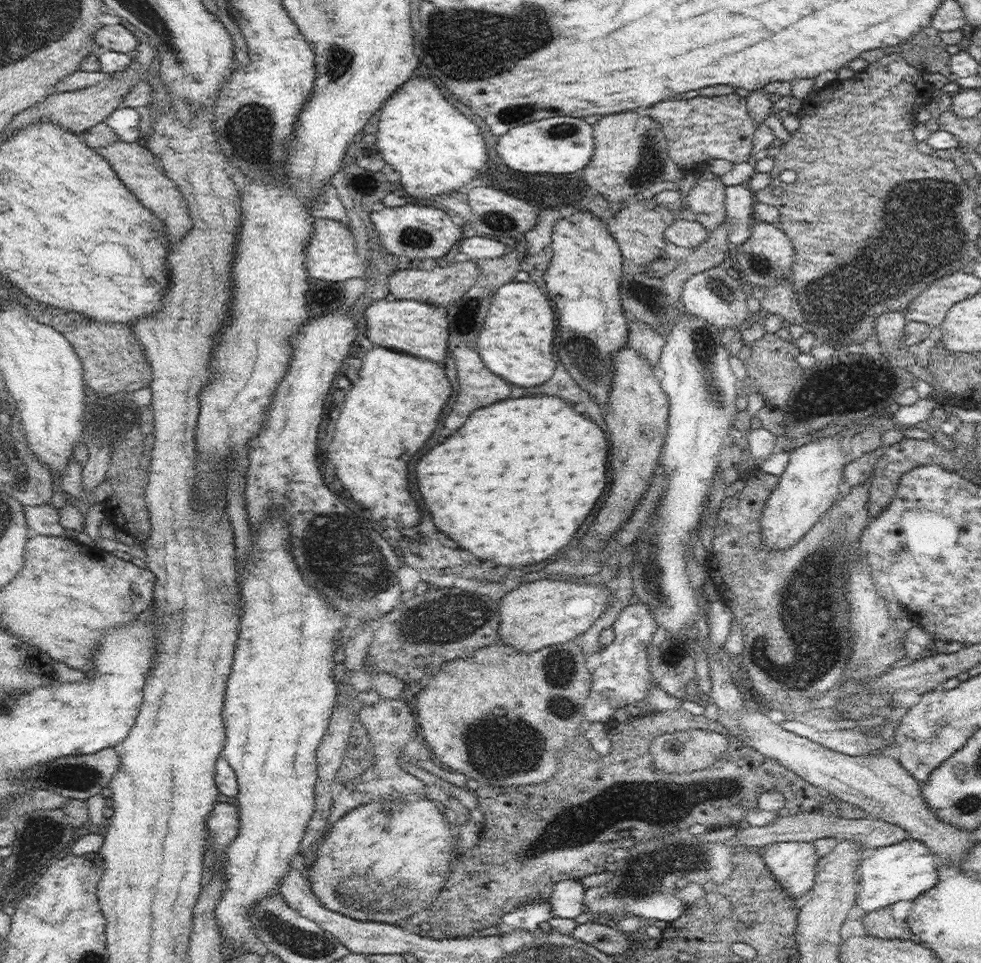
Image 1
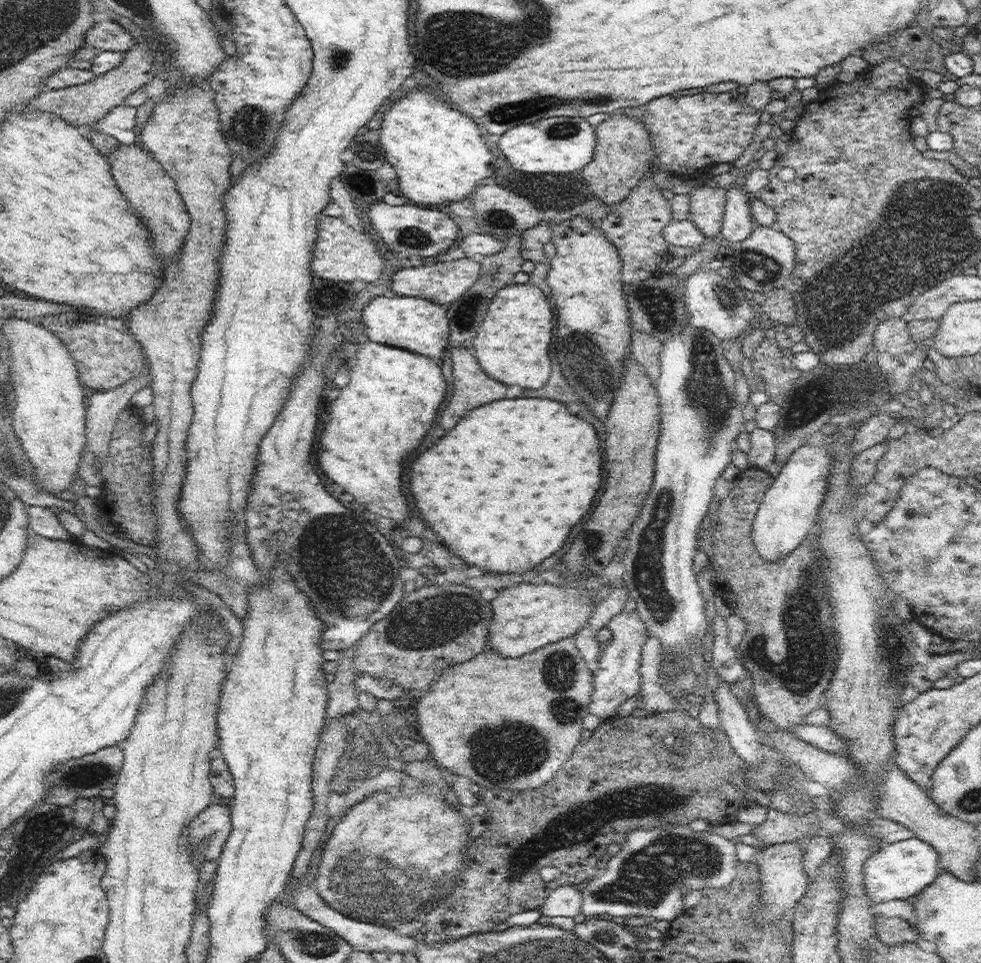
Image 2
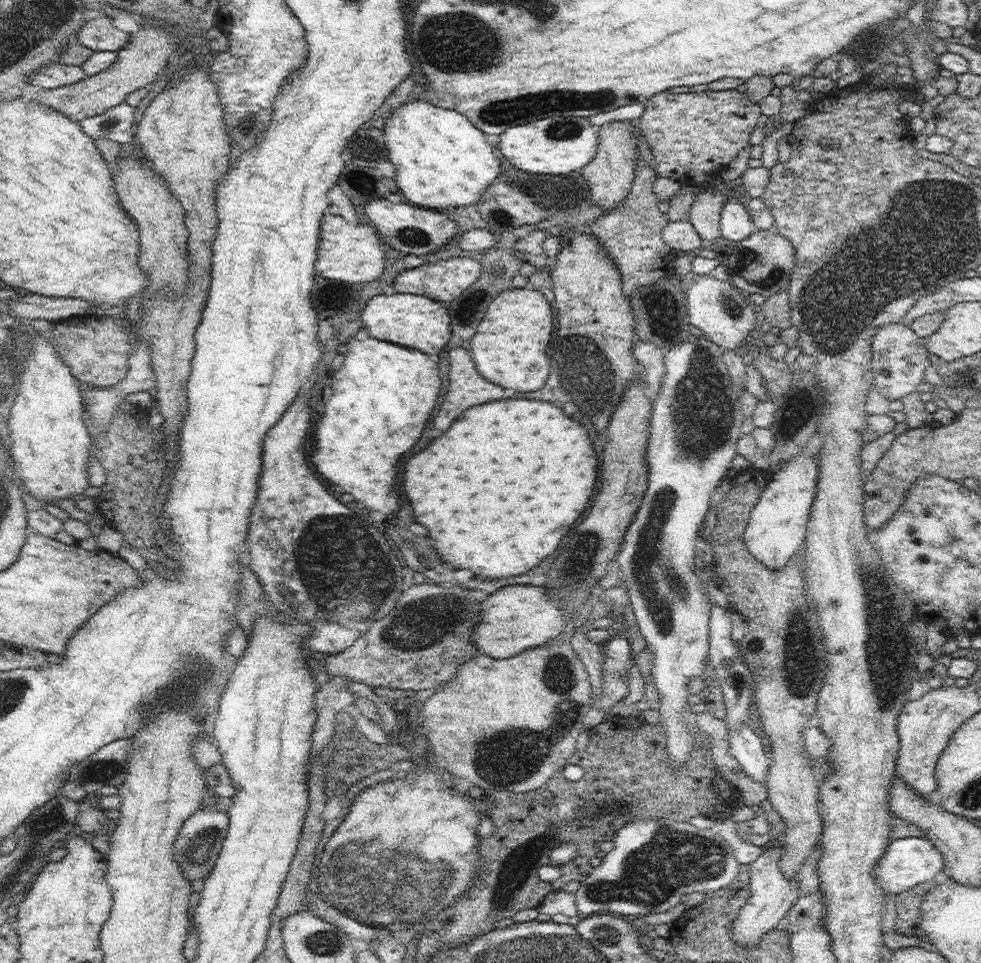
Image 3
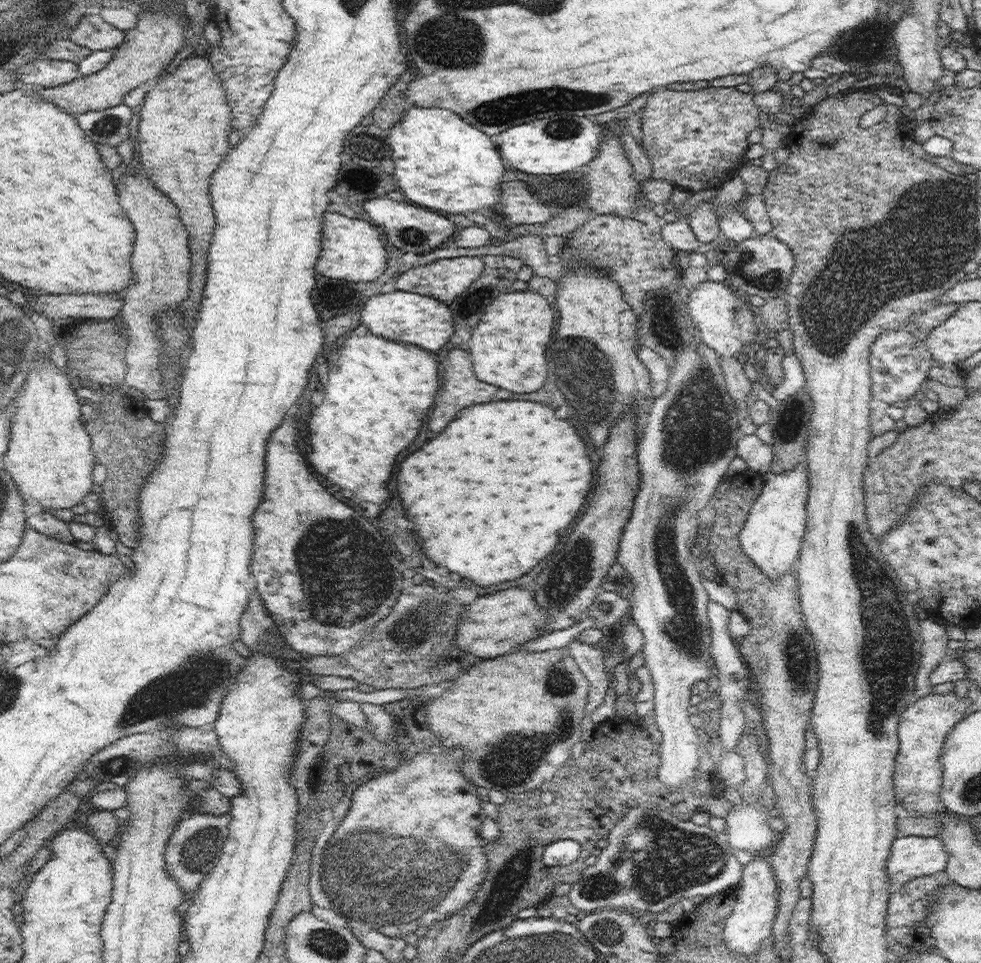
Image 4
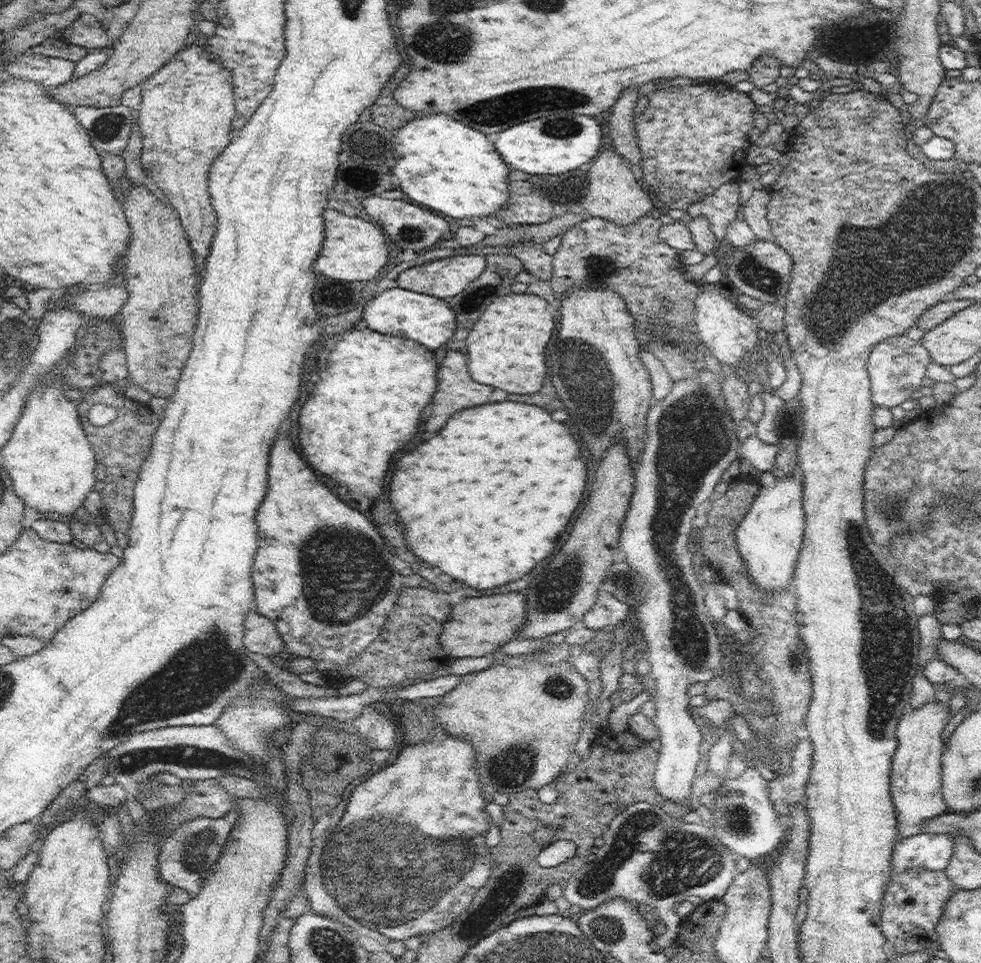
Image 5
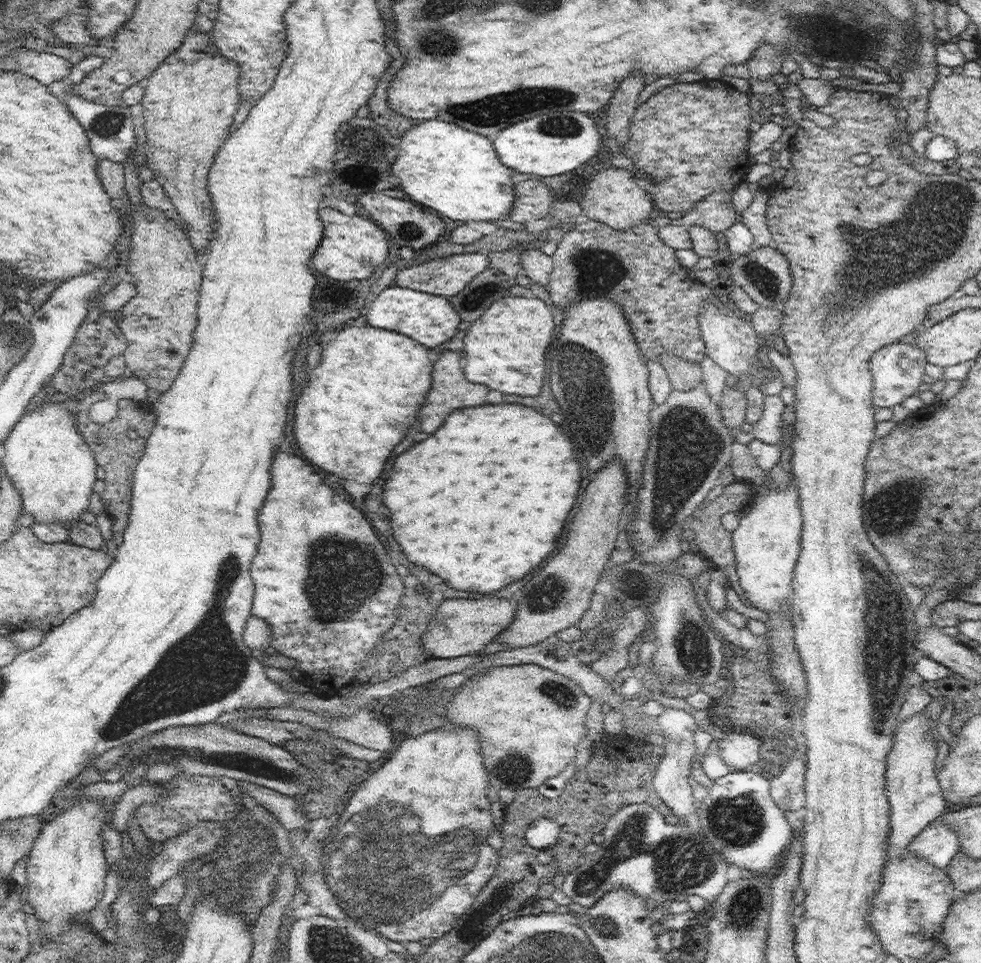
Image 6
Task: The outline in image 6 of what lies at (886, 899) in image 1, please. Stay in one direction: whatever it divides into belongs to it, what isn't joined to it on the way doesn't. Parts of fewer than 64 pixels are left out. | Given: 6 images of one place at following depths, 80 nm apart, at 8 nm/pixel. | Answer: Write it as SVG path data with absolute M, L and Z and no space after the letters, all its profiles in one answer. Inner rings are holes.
M949 805L938 819L929 824L909 844L909 852L936 868L948 867L960 850L960 841L954 829L941 822L942 816L946 816L950 809L952 807Z

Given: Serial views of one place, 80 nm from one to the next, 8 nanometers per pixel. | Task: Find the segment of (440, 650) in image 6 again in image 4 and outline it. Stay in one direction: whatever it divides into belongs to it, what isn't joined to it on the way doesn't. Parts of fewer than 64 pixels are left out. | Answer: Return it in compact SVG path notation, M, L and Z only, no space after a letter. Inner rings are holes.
M507 588L494 594L480 595L474 603L467 605L467 610L463 612L455 636L457 650L466 651L468 655L472 654L480 659L492 659L514 650L519 650L518 648L521 648L529 640L534 640L541 636L543 634L543 626L548 622L549 614L546 609L539 607L533 594L534 591L526 590L526 588Z

